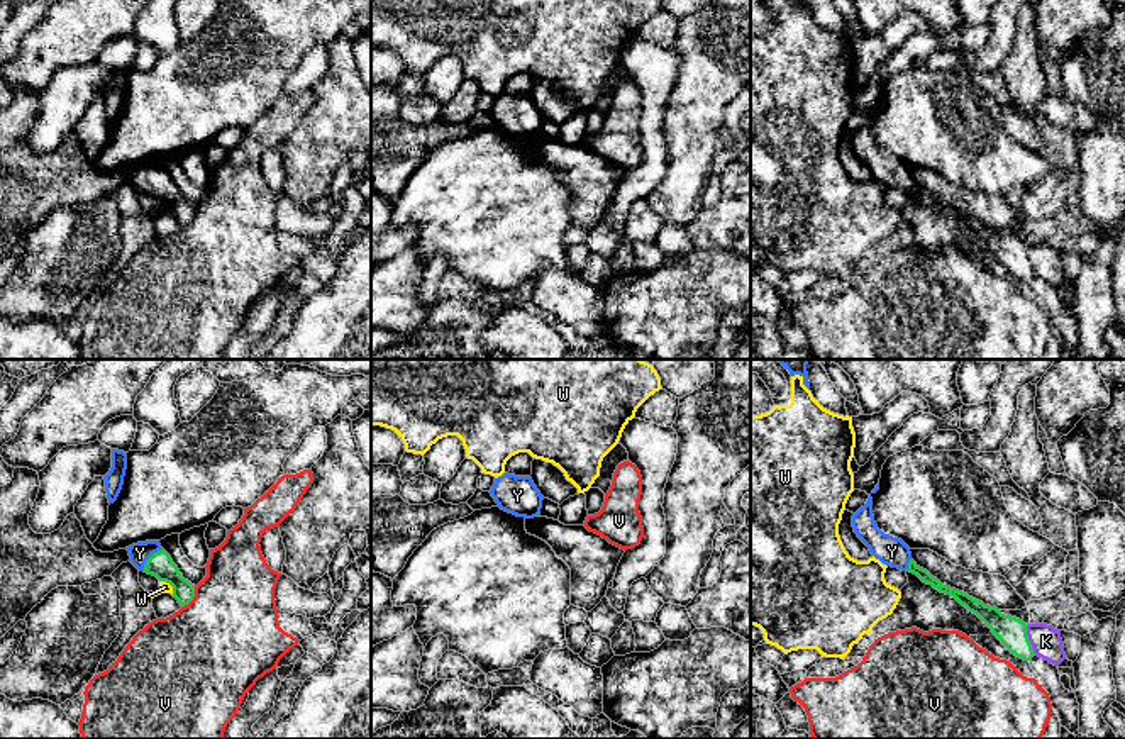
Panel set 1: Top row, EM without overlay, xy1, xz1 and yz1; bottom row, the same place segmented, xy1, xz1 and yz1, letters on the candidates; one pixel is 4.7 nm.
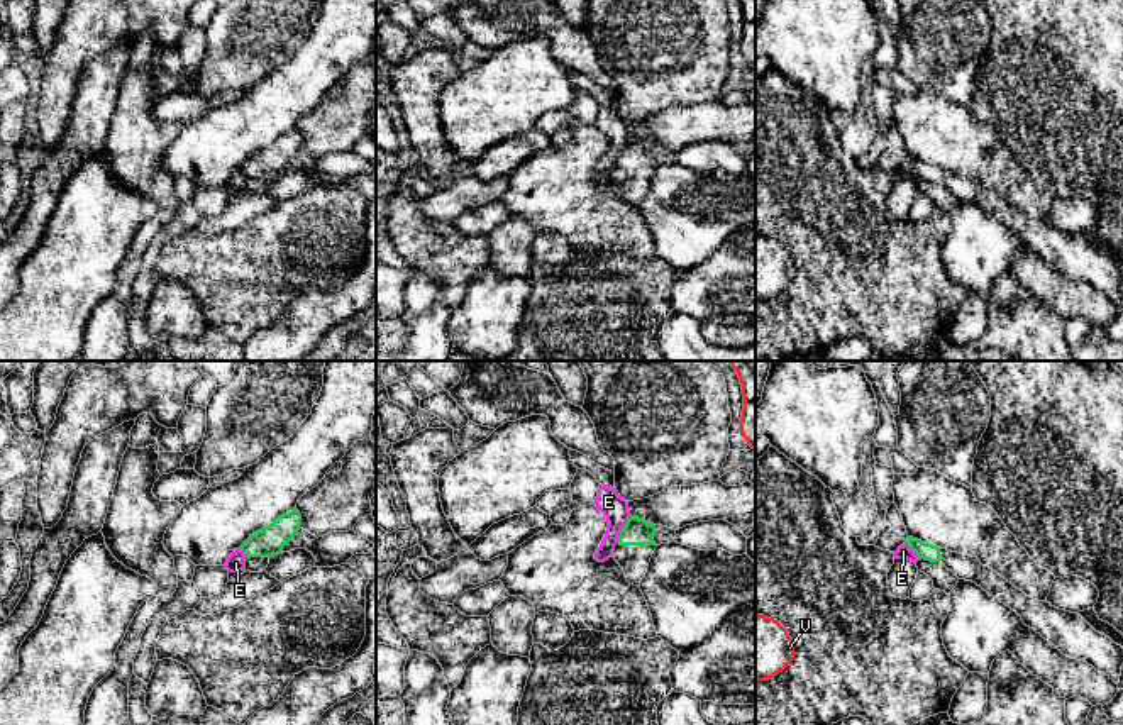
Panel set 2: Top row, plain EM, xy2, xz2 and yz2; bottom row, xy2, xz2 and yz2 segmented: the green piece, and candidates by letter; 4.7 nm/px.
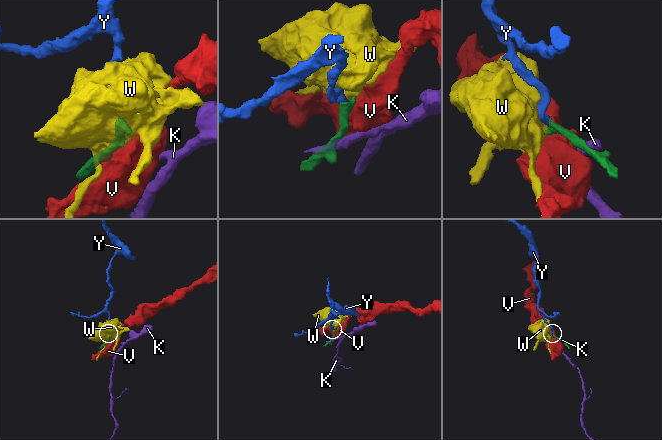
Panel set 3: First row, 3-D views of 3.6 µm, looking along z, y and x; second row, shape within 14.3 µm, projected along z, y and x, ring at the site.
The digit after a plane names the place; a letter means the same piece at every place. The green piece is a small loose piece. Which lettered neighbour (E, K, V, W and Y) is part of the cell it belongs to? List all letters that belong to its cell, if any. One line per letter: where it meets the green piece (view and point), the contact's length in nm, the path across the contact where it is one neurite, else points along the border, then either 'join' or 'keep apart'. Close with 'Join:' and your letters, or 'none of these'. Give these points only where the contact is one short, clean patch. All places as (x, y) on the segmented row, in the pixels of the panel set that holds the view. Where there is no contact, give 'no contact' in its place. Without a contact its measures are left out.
E: meets green in xz2 at (622, 531); contact 140 nm long; border along xz2 (630, 517), (617, 542); keep apart
K: meets green in yz1 at (1029, 641); contact 150 nm long; border along yz1 (1025, 626), (1025, 634), (1036, 655); keep apart
V: meets green in xy1 at (192, 599); contact 120 nm long; border along xy1 (195, 587), (195, 595), (182, 607); keep apart
W: meets green in xy1 at (170, 583); contact 100 nm long; border along xy1 (160, 580), (165, 580), (173, 594); keep apart
Y: meets green in xy1 at (149, 558); contact 140 nm long; runs through xy1 (160, 565), (149, 558), (139, 553); join
Join: Y

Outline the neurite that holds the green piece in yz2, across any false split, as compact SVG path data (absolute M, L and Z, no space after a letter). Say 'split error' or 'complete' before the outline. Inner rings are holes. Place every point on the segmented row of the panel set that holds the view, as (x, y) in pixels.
split error; M908 537L906 544L918 557L940 562L959 579L976 583L1015 610L1026 627L1054 644L1064 656L1084 661L1115 683L1120 681L1123 647L1096 632L1079 613L1059 610L1050 603L1026 596L996 571L982 566L977 557L940 549L913 537Z

